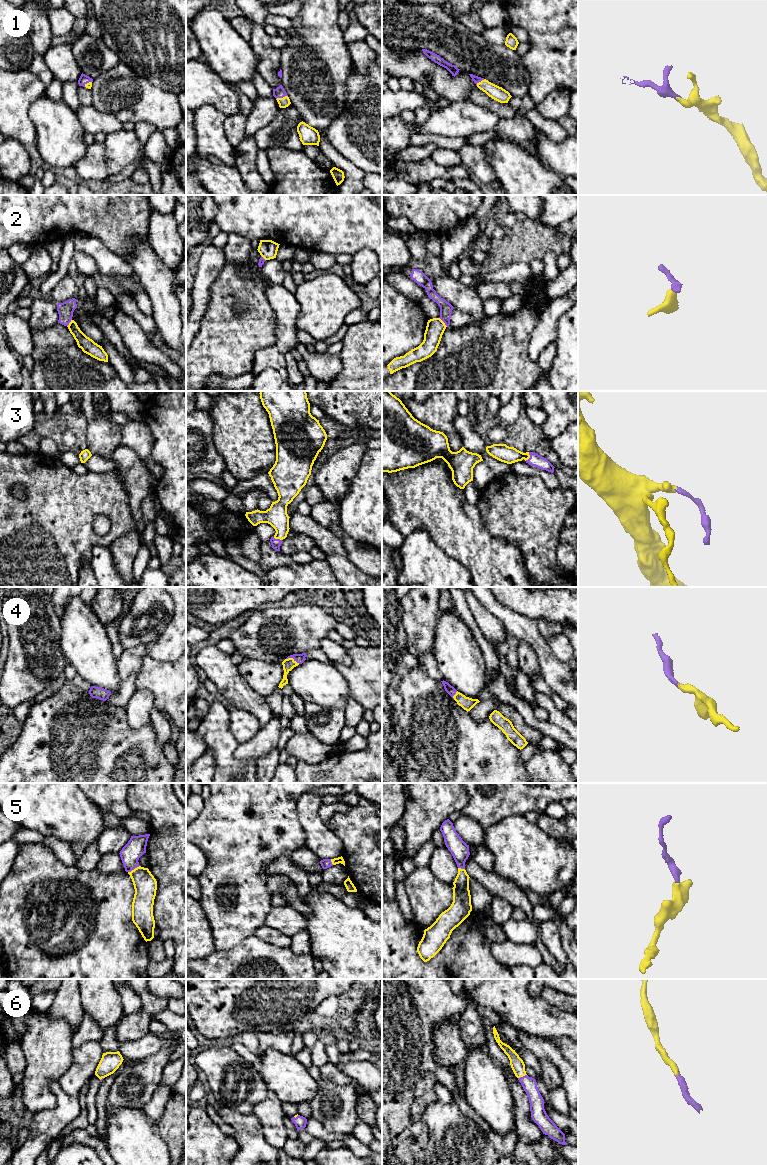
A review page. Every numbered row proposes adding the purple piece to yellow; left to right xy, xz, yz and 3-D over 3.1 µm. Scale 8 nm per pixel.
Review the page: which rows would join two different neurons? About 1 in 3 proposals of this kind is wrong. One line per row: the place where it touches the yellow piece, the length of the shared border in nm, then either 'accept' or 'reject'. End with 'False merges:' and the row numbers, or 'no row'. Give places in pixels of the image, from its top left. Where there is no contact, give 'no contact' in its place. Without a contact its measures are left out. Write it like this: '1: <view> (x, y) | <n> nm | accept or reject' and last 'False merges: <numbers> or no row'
1: xz (281, 98) | 100 nm | accept
2: yz (443, 322) | 100 nm | reject
3: yz (529, 457) | 80 nm | accept
4: xz (293, 659) | 120 nm | accept
5: xy (134, 869) | 110 nm | accept
6: yz (522, 1076) | 80 nm | accept
False merges: 2

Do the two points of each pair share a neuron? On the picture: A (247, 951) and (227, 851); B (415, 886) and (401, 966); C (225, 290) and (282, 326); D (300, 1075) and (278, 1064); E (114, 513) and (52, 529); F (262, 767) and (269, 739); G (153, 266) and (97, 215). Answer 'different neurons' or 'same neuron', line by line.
A: different neurons
B: different neurons
C: different neurons
D: same neuron
E: same neuron
F: different neurons
G: different neurons

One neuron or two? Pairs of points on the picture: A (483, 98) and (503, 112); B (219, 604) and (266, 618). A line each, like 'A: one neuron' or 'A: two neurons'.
A: one neuron
B: two neurons

